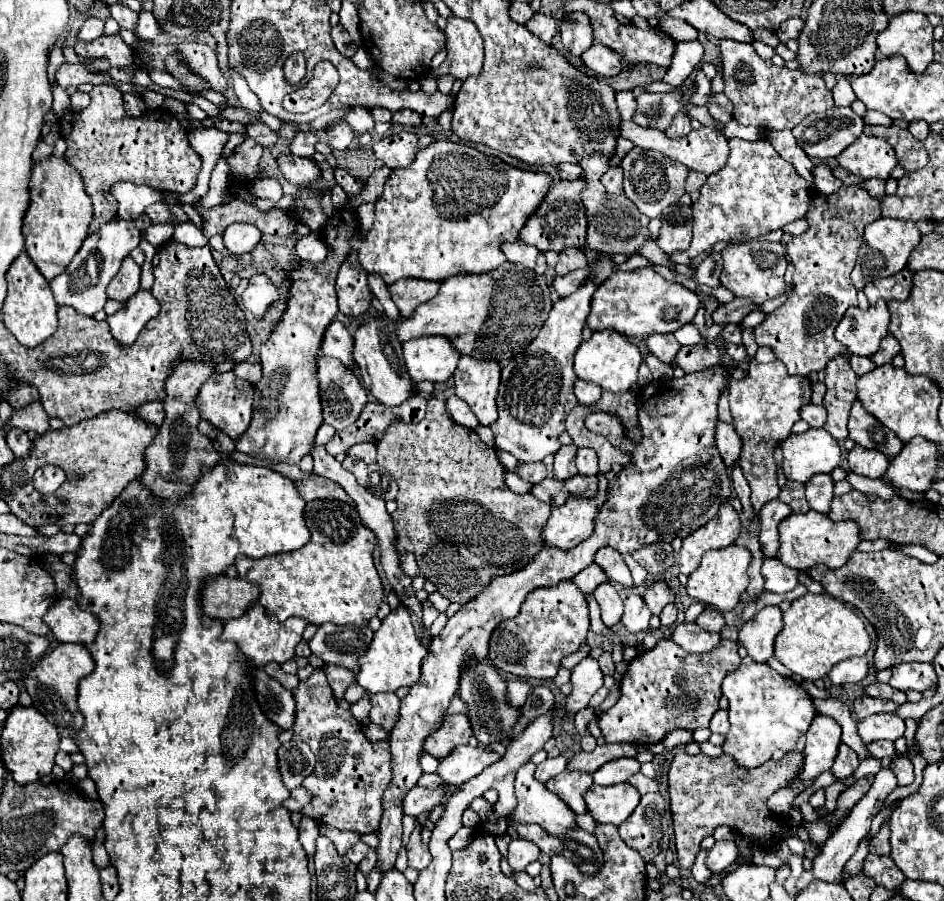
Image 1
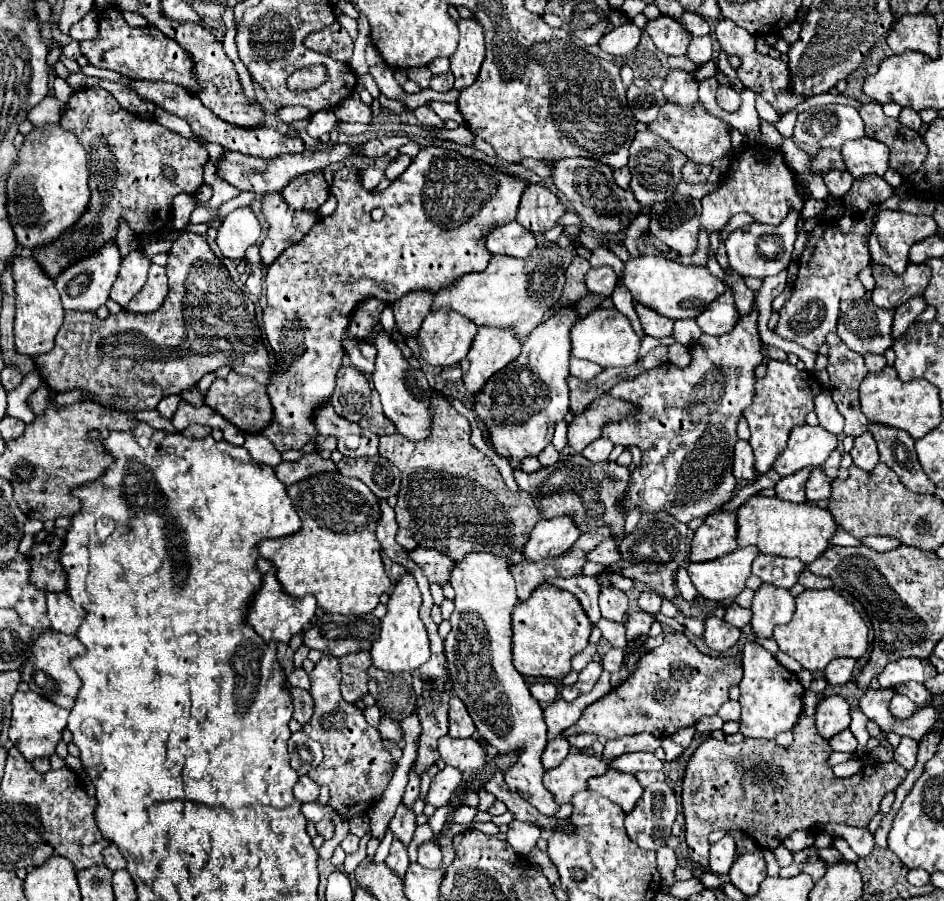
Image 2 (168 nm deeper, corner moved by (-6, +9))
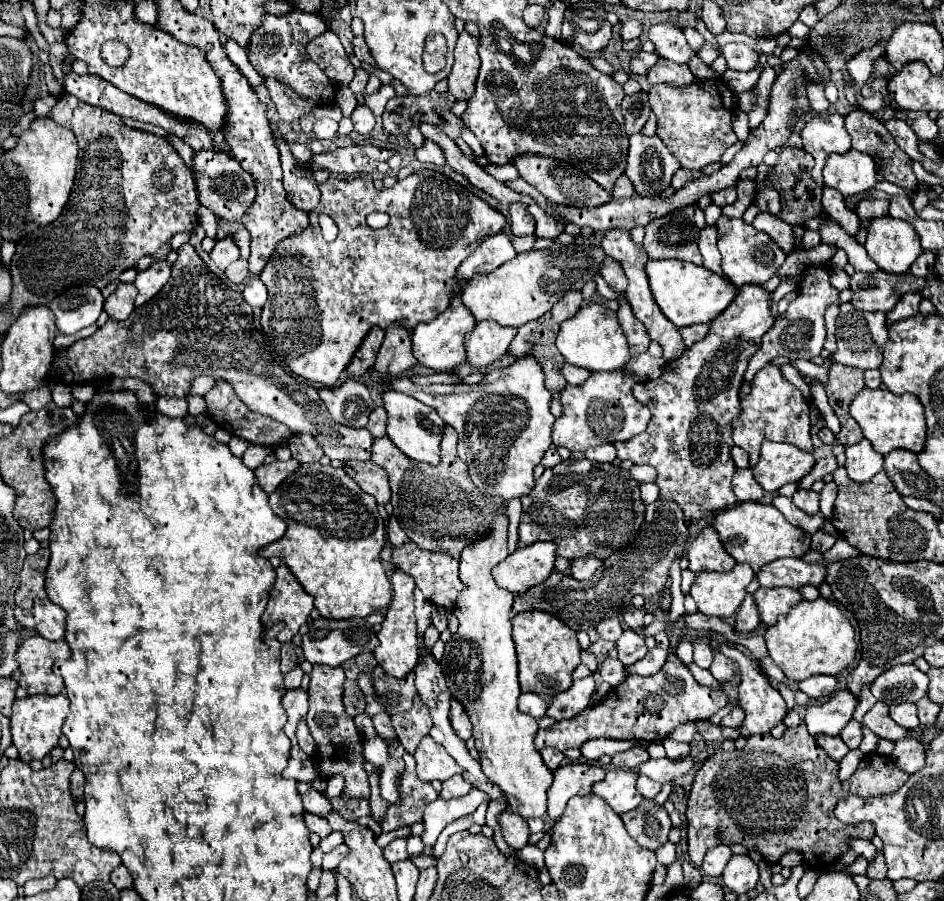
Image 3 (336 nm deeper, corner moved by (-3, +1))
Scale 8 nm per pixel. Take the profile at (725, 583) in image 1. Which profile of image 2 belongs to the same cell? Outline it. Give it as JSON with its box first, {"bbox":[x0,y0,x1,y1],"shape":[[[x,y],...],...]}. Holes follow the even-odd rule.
{"bbox":[686,546,756,602],"shape":[[[756,546],[736,548],[722,558],[690,564],[686,570],[700,596],[710,602],[720,602],[724,598],[736,598],[744,590],[746,578],[750,576],[750,566],[756,556]]]}

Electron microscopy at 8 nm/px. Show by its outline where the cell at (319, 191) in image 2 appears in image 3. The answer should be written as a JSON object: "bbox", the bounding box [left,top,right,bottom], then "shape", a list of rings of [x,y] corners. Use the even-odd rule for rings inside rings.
{"bbox":[275,130,319,212],"shape":[[[275,130],[275,136],[277,136],[277,148],[281,152],[283,186],[285,186],[289,202],[295,208],[303,210],[303,212],[315,210],[317,204],[319,204],[319,186],[317,186],[313,174],[307,172],[307,170],[303,170],[303,168],[299,168],[297,160],[289,152],[287,142],[277,134],[277,130]]]}

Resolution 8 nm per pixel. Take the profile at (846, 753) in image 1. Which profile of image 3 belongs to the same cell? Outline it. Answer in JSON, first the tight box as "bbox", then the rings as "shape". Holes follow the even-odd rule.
{"bbox":[815,736,849,762],"shape":[[[817,736],[815,738],[817,744],[835,760],[835,762],[841,762],[841,758],[849,752],[849,746],[837,736],[837,738],[831,738],[831,736]]]}

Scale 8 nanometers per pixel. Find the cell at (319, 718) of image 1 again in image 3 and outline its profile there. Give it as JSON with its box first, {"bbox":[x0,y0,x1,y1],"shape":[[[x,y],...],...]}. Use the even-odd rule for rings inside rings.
{"bbox":[307,664,369,798],"shape":[[[317,664],[311,670],[311,684],[309,684],[309,712],[307,712],[307,724],[311,730],[311,736],[315,740],[315,752],[317,752],[317,764],[319,764],[319,776],[321,780],[329,780],[331,776],[339,774],[345,780],[343,794],[349,798],[369,798],[369,778],[365,770],[365,756],[363,756],[363,736],[357,732],[357,726],[353,718],[345,712],[345,706],[341,702],[343,696],[343,668],[331,668]]]}

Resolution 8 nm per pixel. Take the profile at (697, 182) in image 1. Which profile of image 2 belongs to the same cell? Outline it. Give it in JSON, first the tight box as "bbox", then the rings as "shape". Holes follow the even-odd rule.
{"bbox":[682,162,710,182],"shape":[[[686,162],[682,168],[682,176],[686,182],[706,182],[710,176],[710,166],[700,166],[694,162]]]}

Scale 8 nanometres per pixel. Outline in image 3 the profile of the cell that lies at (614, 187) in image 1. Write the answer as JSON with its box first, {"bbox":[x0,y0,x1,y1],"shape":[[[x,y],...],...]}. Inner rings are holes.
{"bbox":[611,174,635,198],"shape":[[[625,174],[619,176],[619,180],[615,182],[611,194],[613,194],[615,198],[627,198],[627,196],[633,196],[635,192],[633,192],[633,184],[631,184],[631,180],[629,180]]]}

